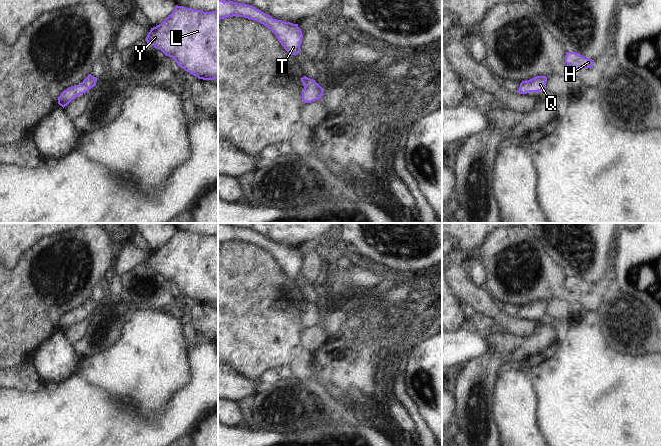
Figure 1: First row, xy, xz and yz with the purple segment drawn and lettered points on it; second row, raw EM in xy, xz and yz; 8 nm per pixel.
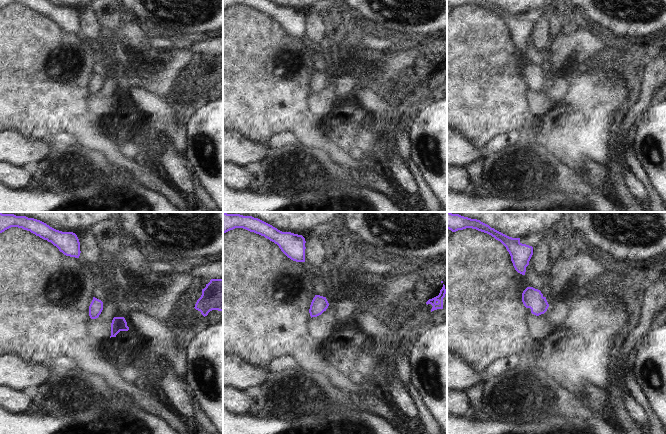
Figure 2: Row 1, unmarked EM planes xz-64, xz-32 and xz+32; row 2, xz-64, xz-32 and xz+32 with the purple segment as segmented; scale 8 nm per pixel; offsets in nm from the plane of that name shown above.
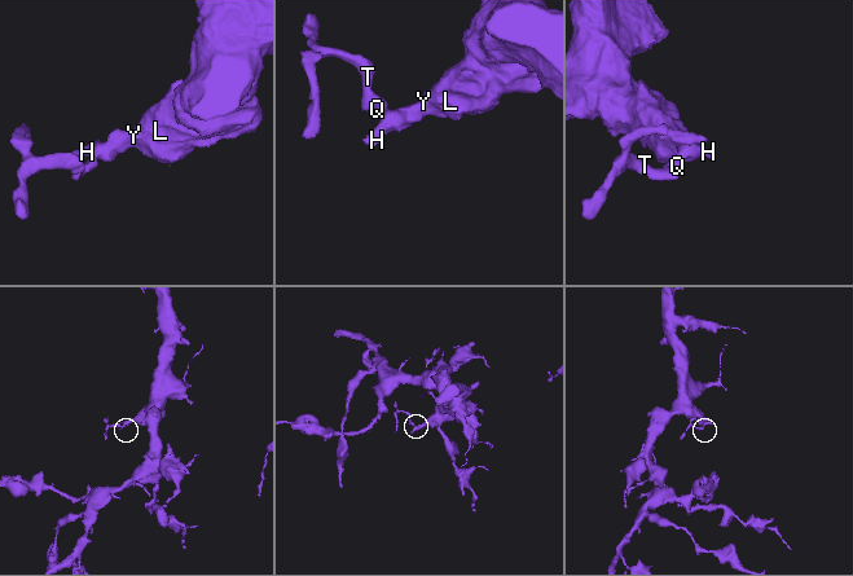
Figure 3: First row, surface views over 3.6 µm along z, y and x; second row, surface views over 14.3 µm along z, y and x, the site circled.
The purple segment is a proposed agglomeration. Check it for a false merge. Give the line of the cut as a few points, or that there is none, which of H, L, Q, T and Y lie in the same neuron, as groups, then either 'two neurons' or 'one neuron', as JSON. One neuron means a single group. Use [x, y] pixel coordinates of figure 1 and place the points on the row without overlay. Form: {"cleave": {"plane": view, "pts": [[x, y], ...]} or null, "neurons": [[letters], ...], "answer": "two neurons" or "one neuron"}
{"cleave": null, "neurons": [["H", "L", "Q", "T", "Y"]], "answer": "one neuron"}

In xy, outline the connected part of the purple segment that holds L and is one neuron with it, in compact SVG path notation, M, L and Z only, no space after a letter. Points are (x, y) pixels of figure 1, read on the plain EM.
M176 229L161 248L151 252L145 264L199 303L218 302L218 234L204 236Z

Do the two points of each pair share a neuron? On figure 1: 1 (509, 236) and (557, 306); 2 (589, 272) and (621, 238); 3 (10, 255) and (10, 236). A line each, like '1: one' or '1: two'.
1: two
2: two
3: one

